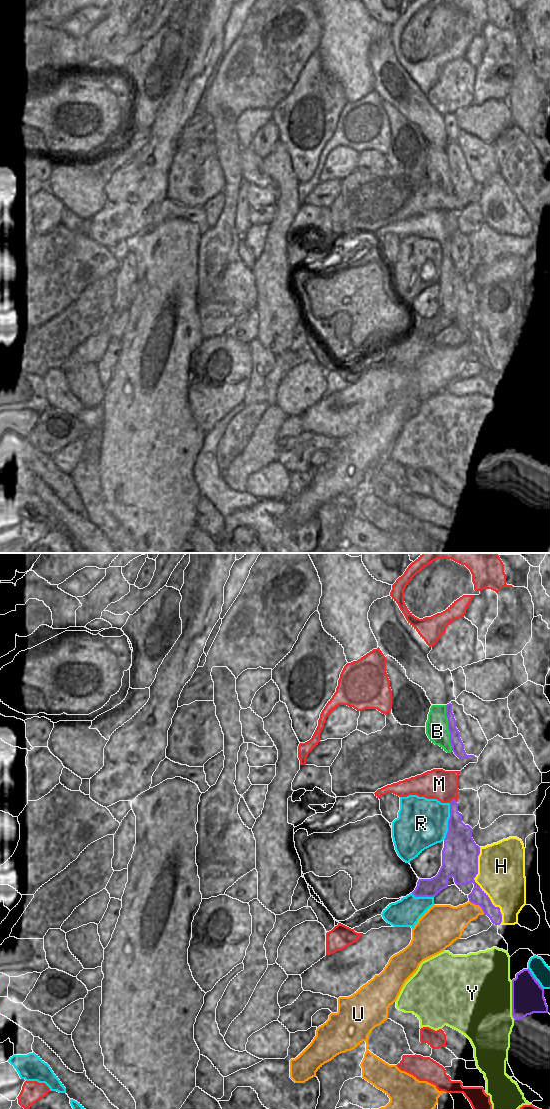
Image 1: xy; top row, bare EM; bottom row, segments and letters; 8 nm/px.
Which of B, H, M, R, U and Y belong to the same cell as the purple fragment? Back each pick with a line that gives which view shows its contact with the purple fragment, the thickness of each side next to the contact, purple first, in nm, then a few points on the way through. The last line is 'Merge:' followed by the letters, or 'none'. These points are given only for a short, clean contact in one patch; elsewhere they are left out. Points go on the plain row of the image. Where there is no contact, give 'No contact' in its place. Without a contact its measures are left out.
B: Touches purple in xy. Thickness 100 nm (purple) against 180 nm. Path across: xy (457, 185), (449, 177), (448, 168), (442, 168), (437, 171)
Merge: B

